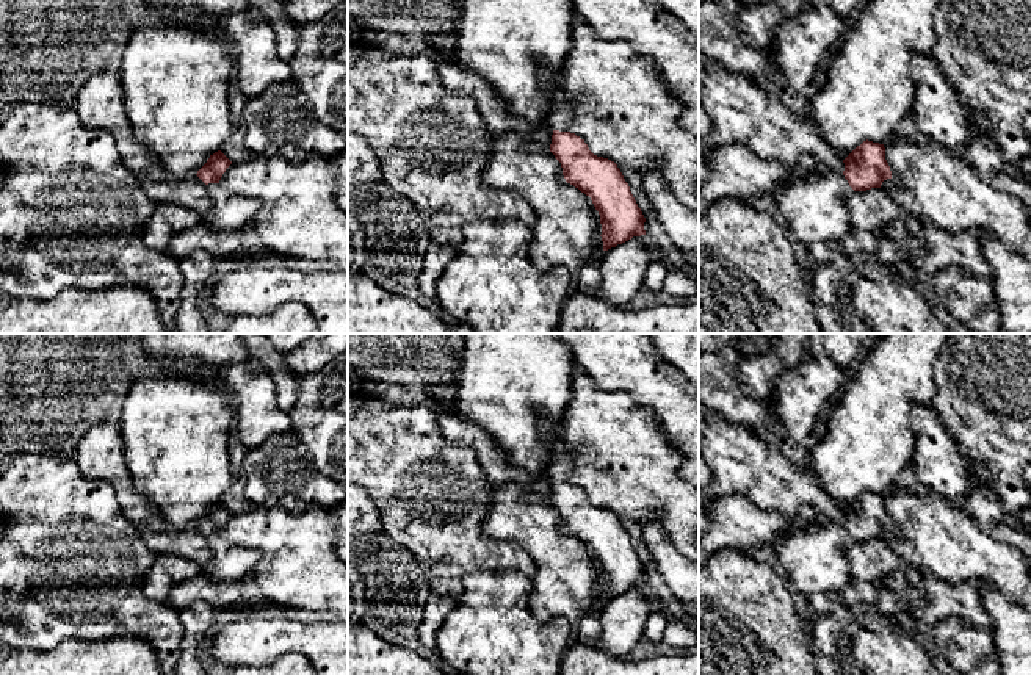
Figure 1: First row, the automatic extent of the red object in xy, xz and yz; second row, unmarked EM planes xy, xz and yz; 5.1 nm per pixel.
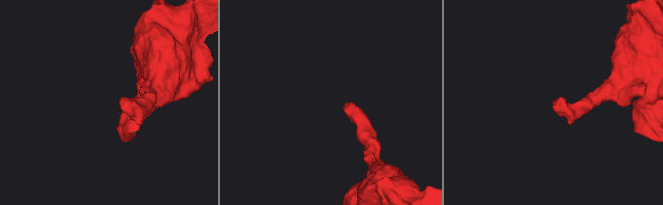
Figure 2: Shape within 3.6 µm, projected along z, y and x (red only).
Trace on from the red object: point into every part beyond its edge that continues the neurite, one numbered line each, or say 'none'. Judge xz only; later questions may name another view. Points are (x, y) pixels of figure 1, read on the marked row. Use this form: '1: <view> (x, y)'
1: xz (560, 116)

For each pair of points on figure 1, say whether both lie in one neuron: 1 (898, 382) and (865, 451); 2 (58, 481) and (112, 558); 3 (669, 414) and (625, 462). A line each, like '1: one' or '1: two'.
1: one
2: one
3: two

